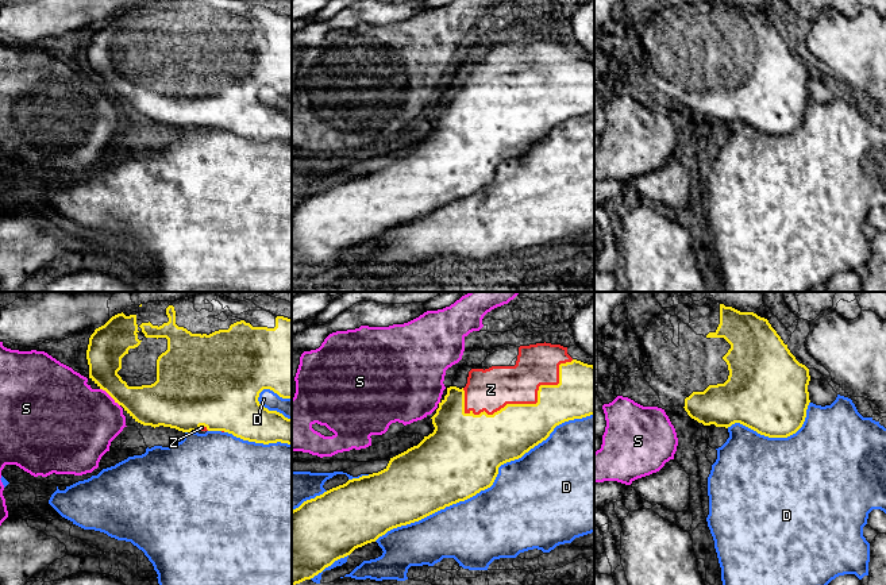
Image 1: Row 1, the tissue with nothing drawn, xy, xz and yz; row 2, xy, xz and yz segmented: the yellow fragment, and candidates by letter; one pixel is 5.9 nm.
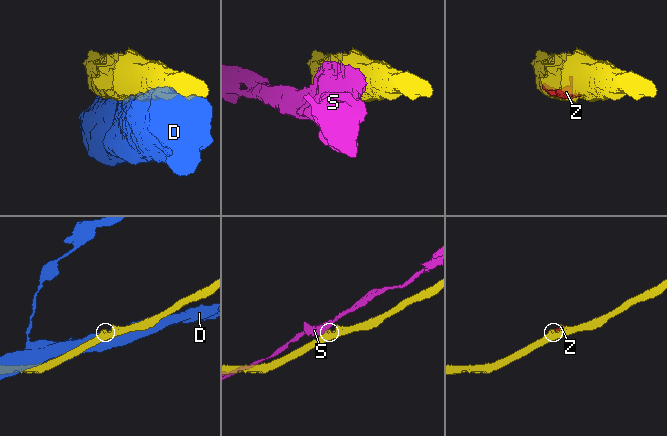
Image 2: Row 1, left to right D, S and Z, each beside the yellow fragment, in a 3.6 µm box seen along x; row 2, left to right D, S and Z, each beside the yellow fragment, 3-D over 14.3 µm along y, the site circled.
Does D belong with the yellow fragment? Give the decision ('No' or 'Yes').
No

